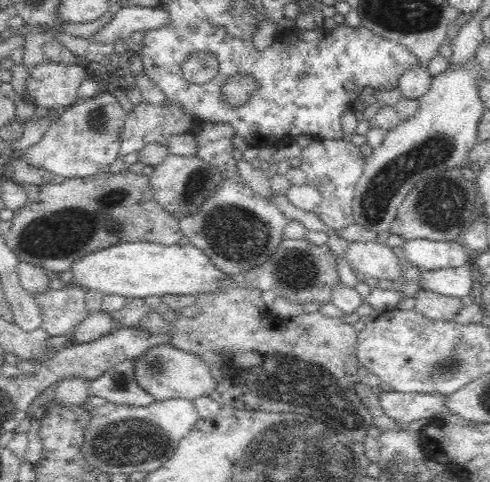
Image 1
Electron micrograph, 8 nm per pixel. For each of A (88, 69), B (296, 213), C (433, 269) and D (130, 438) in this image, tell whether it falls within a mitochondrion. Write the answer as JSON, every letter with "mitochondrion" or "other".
{"A":"other","B":"other","C":"other","D":"mitochondrion"}

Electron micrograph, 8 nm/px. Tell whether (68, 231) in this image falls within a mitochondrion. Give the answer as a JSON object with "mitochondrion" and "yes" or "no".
{"mitochondrion":"yes"}

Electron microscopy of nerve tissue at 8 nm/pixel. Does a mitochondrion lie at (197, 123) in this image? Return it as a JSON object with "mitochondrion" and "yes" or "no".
{"mitochondrion":"no"}

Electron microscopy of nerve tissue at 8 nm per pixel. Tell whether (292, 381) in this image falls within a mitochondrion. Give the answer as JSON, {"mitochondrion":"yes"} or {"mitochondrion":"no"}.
{"mitochondrion":"yes"}

